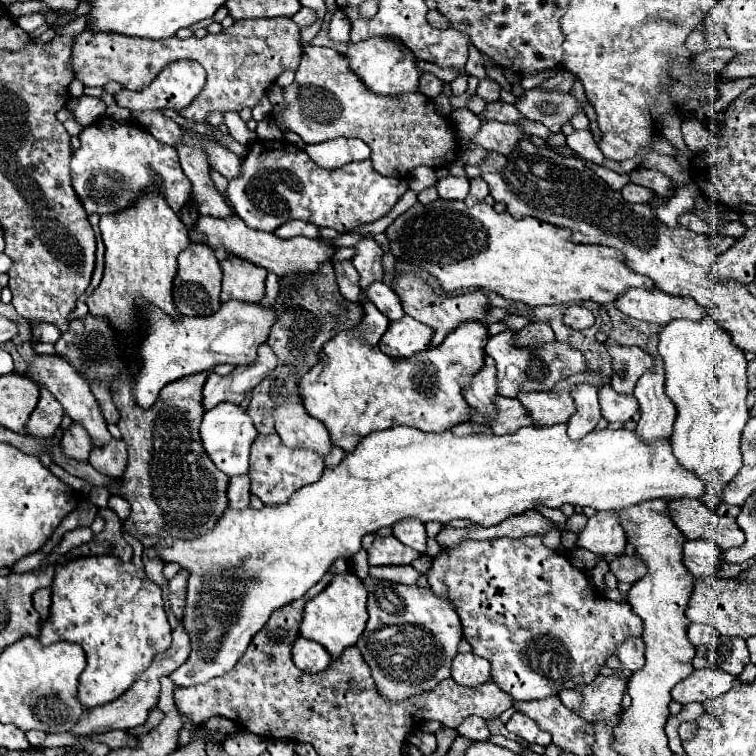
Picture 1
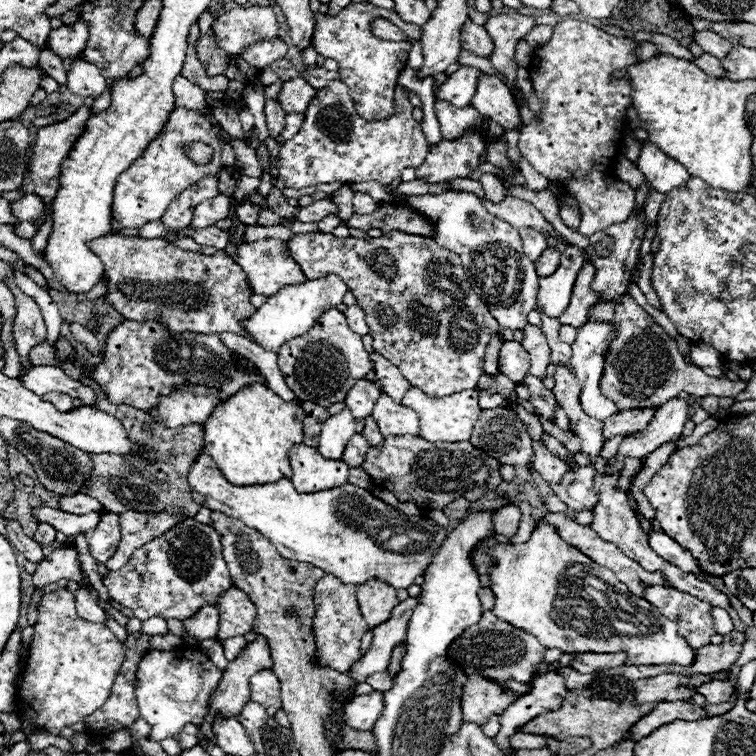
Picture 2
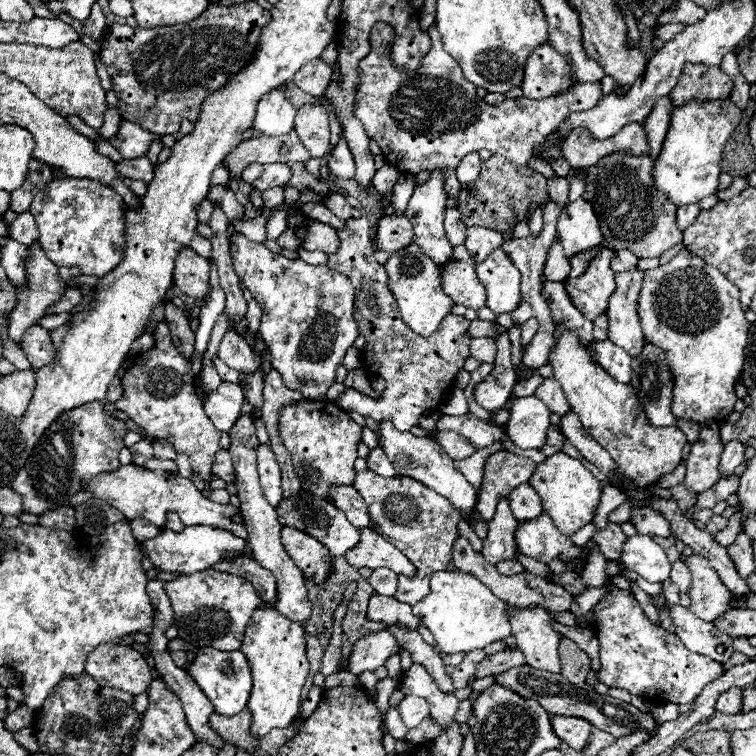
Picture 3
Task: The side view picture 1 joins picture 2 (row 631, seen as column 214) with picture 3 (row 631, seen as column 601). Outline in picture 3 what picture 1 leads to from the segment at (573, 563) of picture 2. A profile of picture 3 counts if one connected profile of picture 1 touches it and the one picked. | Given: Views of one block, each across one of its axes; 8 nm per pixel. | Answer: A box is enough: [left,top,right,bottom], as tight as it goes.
[412,572,510,654]

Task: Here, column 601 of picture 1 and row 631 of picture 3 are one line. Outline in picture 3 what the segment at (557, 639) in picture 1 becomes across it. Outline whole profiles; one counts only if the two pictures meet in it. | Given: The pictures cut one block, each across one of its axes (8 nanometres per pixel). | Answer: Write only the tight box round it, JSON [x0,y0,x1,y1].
[594,586,724,706]

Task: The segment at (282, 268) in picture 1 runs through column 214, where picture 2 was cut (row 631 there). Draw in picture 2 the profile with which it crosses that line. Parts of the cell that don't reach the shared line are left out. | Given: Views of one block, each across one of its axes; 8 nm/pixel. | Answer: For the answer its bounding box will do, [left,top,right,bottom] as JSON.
[216,586,256,640]

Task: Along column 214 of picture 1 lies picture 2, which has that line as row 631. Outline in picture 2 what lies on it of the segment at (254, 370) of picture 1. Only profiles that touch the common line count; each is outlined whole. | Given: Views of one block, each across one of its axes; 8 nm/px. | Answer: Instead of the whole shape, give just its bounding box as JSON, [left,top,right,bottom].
[348,598,418,684]

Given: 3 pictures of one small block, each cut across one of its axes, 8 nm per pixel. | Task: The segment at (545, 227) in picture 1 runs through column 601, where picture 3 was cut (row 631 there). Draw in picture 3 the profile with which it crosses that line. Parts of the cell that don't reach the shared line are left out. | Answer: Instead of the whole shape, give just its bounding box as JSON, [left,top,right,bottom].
[240,608,308,738]

